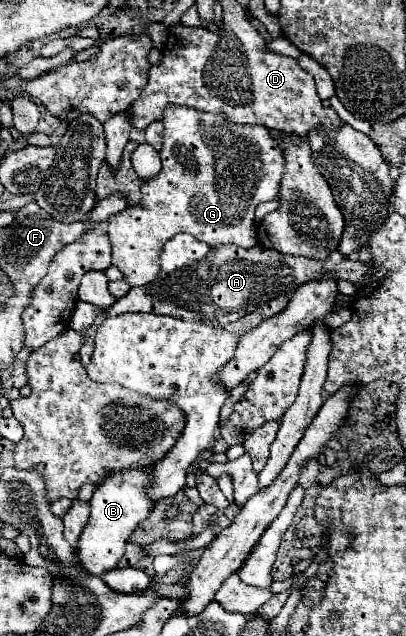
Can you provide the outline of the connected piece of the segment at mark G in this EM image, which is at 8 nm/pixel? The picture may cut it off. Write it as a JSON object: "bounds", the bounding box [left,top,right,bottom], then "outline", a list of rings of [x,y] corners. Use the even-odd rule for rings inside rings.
{"bounds":[108,104,284,286],"outline":[[[174,104],[164,110],[164,146],[160,150],[160,158],[160,174],[142,182],[140,204],[128,206],[120,214],[108,218],[112,264],[124,272],[124,280],[130,286],[144,286],[158,276],[162,246],[178,232],[188,232],[212,248],[234,244],[248,250],[256,246],[254,210],[260,202],[274,200],[278,196],[280,178],[284,174],[282,150],[264,126],[236,124],[216,114]]]}

